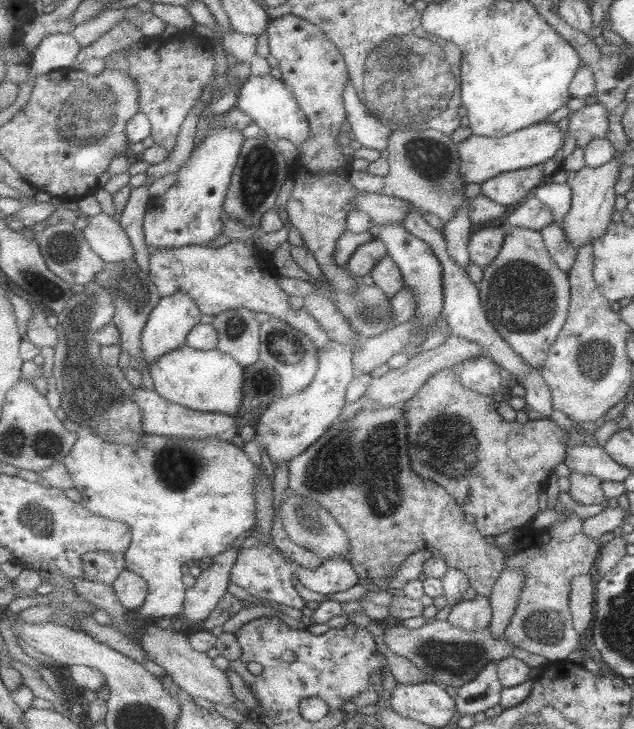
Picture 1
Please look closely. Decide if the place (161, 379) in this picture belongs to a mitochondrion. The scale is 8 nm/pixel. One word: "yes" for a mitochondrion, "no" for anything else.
no

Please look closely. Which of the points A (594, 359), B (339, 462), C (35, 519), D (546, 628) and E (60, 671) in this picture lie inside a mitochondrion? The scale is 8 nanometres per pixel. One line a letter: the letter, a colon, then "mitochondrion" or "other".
A: mitochondrion
B: mitochondrion
C: mitochondrion
D: mitochondrion
E: other

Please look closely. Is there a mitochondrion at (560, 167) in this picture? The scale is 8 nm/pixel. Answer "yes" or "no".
no

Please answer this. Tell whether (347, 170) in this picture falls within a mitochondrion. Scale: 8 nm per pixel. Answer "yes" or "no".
no

